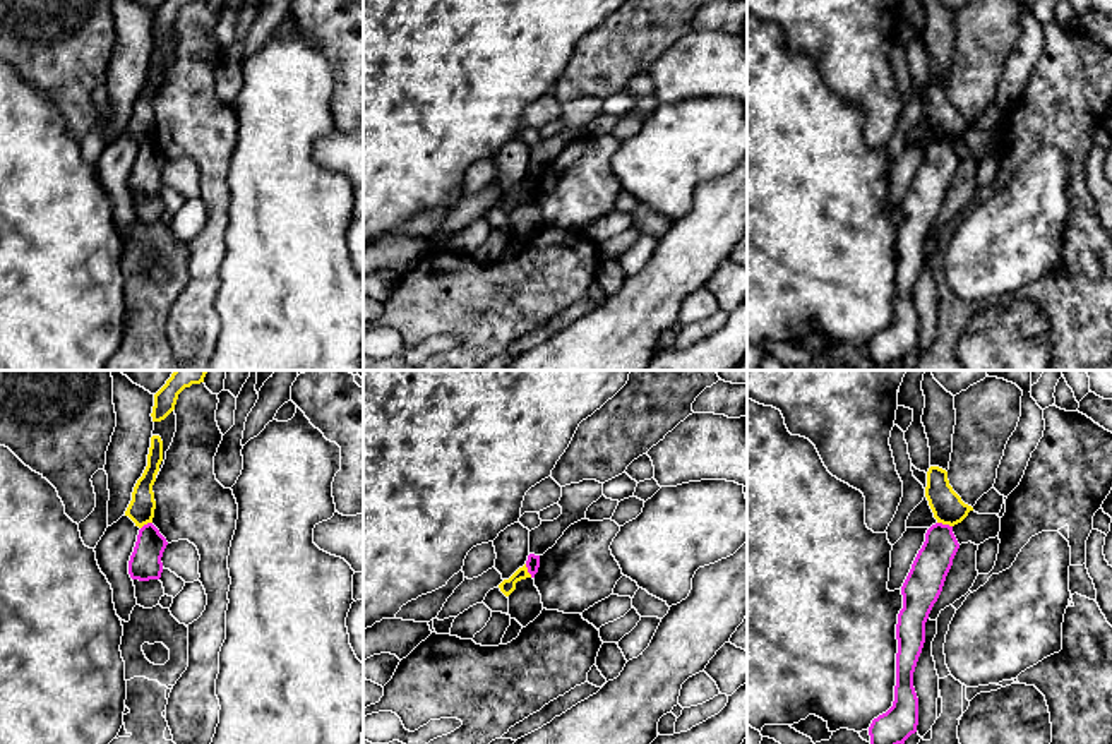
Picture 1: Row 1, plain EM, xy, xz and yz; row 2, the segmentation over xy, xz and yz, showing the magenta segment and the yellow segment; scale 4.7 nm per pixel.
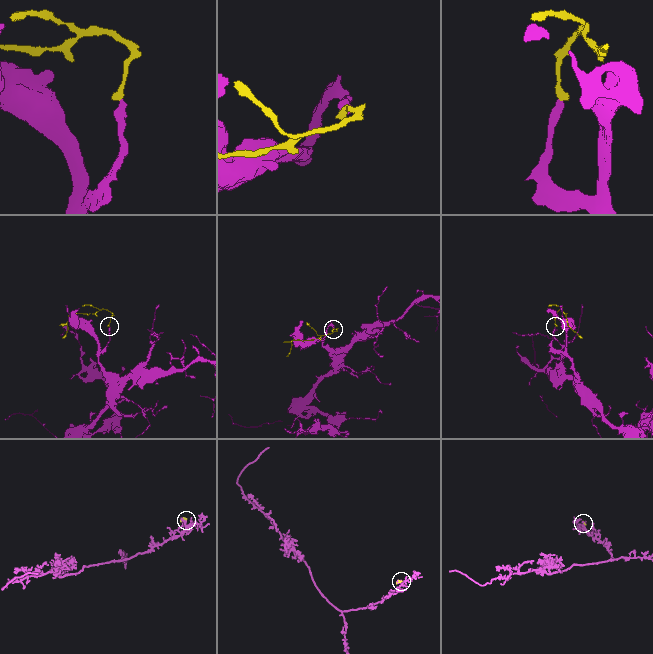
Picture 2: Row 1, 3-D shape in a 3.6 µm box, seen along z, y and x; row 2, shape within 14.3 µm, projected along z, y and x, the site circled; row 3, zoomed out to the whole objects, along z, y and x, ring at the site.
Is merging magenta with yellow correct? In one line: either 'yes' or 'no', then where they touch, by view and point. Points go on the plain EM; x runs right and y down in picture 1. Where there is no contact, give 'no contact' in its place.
no; contact yz (944, 141)

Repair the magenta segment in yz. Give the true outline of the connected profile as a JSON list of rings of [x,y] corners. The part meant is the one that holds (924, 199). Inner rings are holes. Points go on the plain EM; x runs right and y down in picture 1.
[[[932,141],[901,202],[903,225],[896,240],[894,317],[869,343],[872,370],[889,370],[894,362],[905,360],[917,348],[918,314],[913,303],[913,288],[925,259],[925,238],[942,207],[958,165],[953,142]]]

